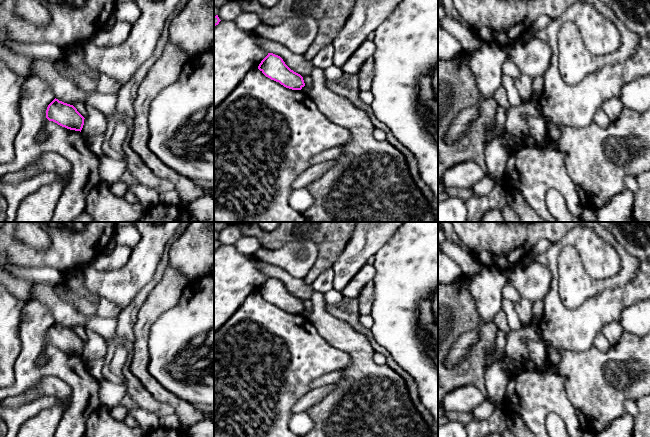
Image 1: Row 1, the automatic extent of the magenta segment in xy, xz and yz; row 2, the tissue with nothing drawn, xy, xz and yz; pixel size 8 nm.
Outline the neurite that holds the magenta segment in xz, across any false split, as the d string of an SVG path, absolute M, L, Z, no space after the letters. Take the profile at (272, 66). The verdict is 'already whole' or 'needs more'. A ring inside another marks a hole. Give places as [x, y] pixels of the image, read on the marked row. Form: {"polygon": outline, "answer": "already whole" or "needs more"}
{"polygon": "M268 53L259 64L258 69L266 77L279 82L286 88L301 90L305 86L303 77L291 70L280 56L273 53Z", "answer": "already whole"}

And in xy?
{"polygon": "M54 99L47 107L46 118L70 130L80 131L84 125L84 117L70 104Z", "answer": "already whole"}

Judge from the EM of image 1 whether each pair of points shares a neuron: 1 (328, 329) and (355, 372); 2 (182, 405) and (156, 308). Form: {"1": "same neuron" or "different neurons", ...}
{"1": "same neuron", "2": "same neuron"}

